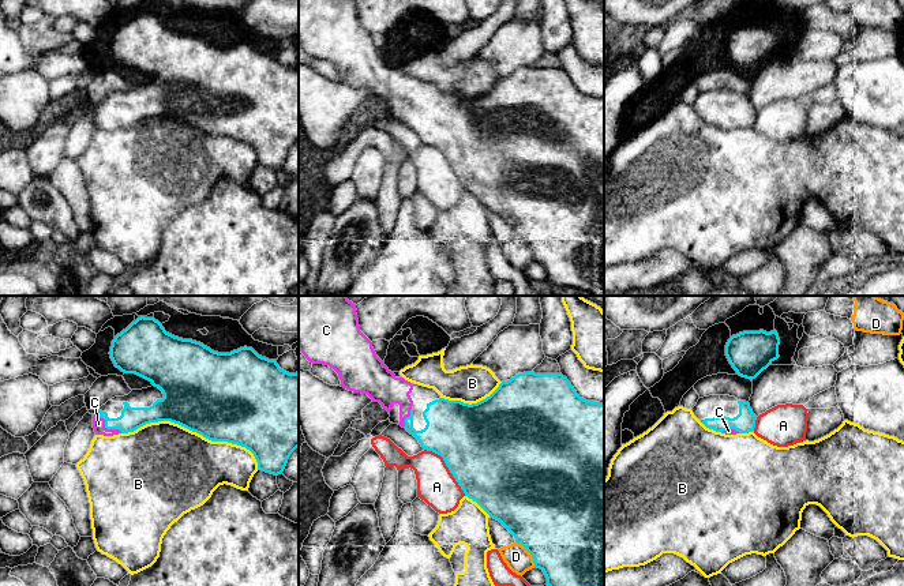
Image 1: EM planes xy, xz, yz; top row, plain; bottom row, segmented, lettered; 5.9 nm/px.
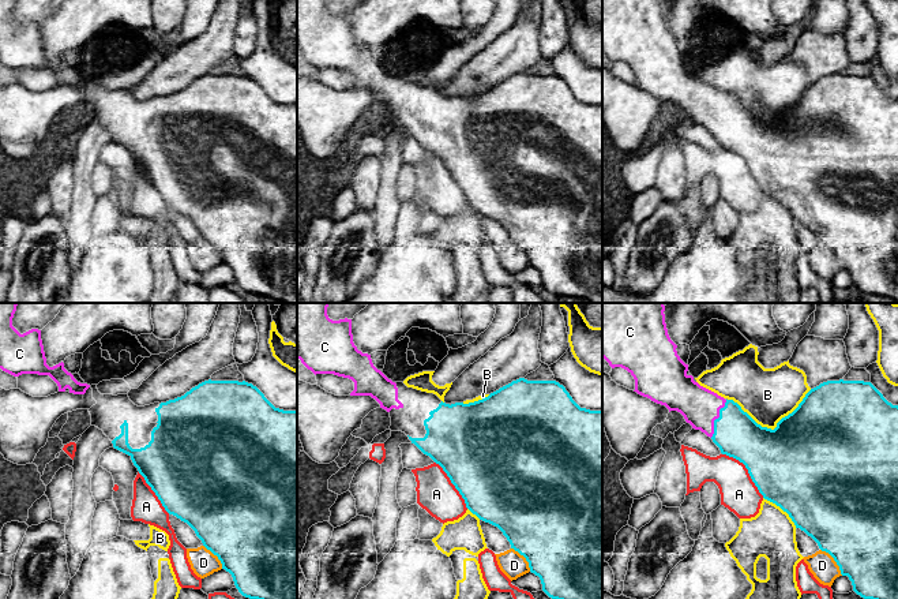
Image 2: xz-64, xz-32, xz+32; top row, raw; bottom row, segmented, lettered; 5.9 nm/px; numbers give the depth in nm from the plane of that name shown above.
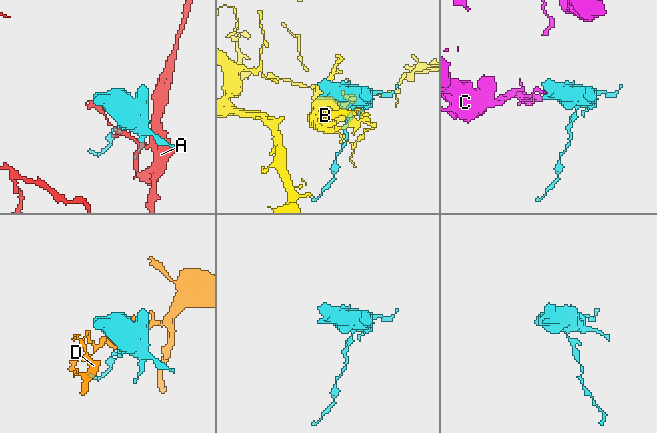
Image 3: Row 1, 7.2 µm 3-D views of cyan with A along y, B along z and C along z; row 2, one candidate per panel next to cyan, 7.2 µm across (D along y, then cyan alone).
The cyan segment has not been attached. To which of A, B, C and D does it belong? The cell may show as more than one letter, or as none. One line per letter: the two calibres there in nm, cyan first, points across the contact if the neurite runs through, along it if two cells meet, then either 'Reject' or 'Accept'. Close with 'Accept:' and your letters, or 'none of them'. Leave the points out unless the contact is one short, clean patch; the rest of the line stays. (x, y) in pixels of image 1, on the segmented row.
A: Thickness 500 nm (cyan) against 220 nm. Reject
B: Thickness 500 nm (cyan) against 480 nm. Reject
C: Thickness 140 nm (cyan) against 80 nm. Path across: xy (131, 419), (120, 425), (105, 427), (98, 424). Accept
D: Thickness 500 nm (cyan) against 150 nm. Reject
Accept: C

